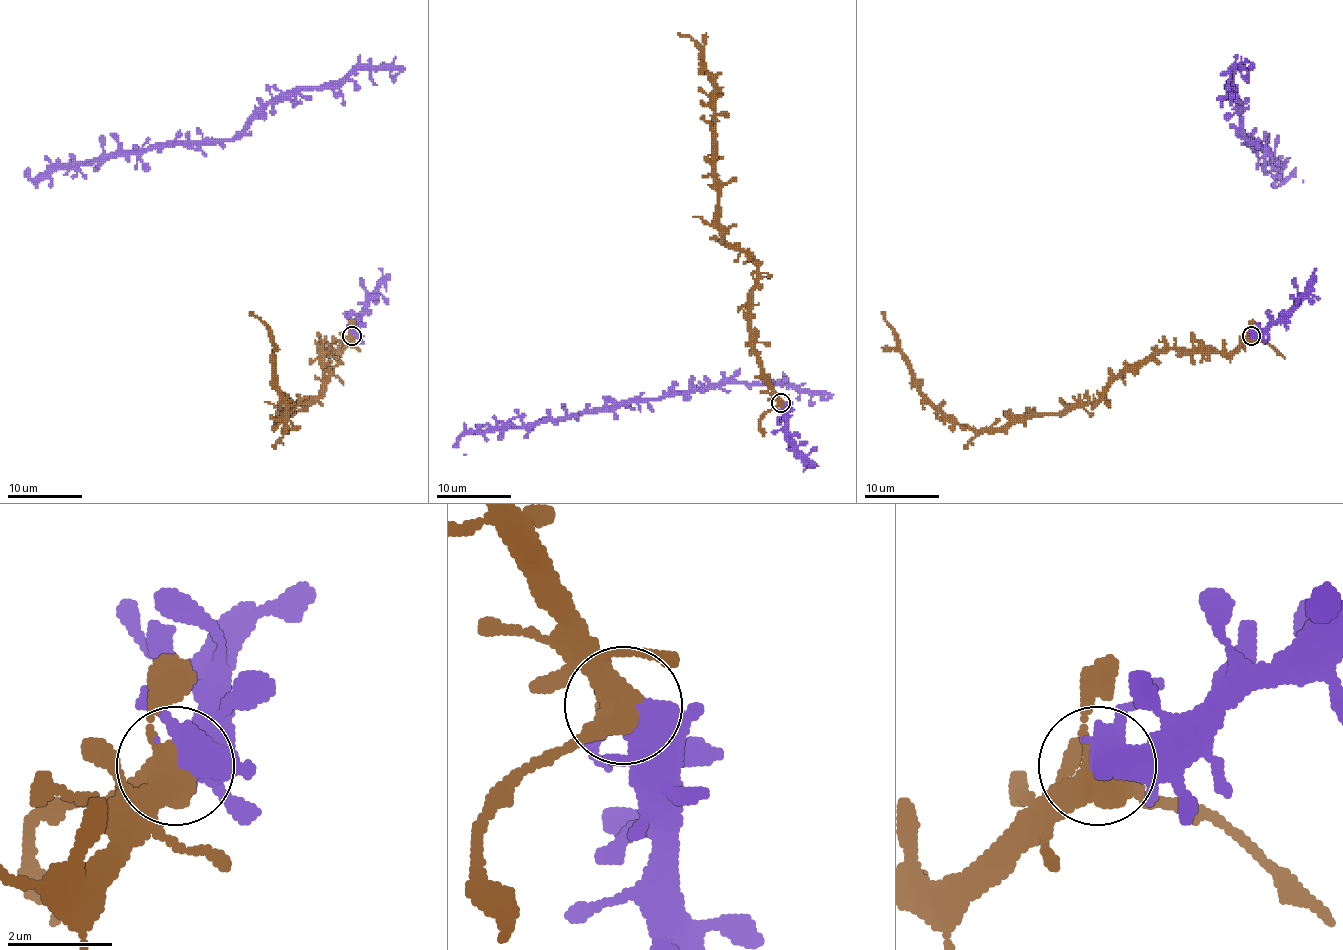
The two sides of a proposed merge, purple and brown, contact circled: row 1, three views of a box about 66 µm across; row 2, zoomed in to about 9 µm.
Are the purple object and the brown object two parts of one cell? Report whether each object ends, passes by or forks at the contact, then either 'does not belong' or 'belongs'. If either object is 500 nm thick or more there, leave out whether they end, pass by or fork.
purple forks | brown forks | belongs

